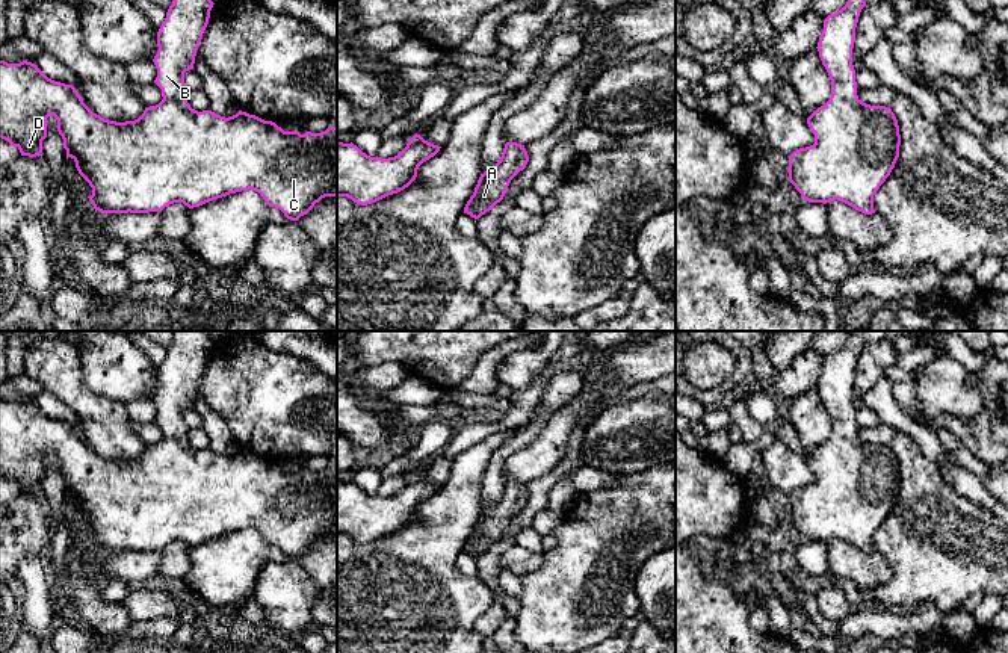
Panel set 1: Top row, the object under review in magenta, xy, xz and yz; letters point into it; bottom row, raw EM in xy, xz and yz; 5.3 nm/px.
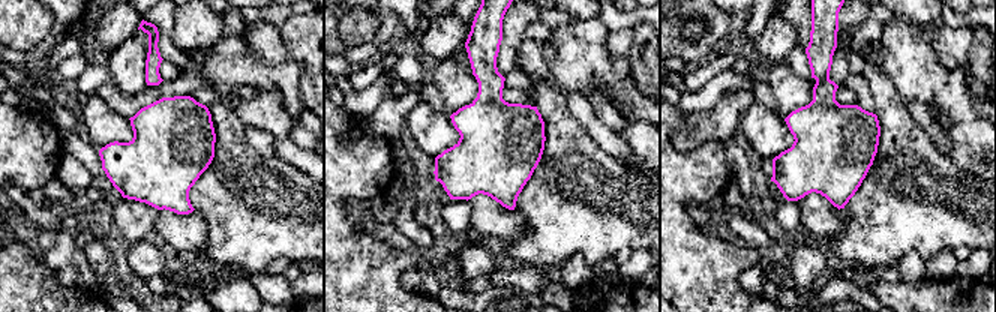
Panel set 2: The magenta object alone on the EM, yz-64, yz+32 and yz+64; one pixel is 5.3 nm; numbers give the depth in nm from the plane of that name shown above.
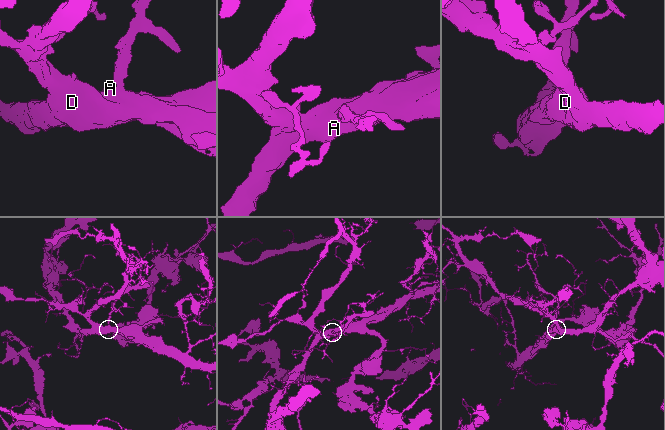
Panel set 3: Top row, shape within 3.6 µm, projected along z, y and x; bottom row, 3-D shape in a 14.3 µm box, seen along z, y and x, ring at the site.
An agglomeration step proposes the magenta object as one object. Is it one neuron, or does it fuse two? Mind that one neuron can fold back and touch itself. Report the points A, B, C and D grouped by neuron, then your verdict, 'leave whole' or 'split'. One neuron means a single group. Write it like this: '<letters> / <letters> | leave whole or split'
A B C D | leave whole

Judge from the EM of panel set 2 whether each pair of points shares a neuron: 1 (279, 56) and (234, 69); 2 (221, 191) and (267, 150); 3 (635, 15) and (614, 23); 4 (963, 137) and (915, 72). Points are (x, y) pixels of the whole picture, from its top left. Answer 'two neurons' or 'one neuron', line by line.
1: two neurons
2: two neurons
3: one neuron
4: one neuron

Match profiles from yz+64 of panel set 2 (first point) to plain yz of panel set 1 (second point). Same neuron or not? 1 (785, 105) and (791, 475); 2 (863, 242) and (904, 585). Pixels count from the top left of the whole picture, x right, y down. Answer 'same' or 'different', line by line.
1: different
2: same

